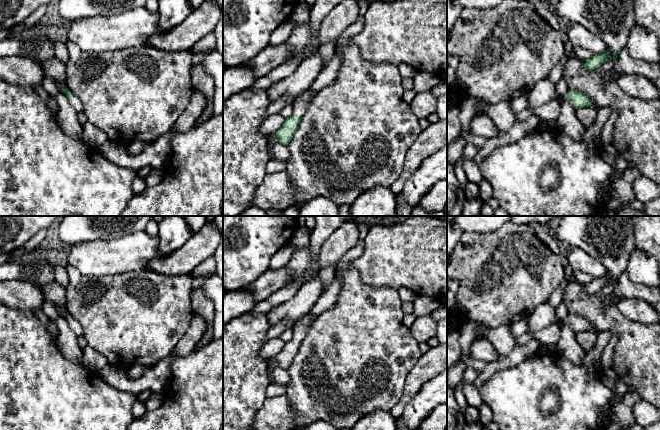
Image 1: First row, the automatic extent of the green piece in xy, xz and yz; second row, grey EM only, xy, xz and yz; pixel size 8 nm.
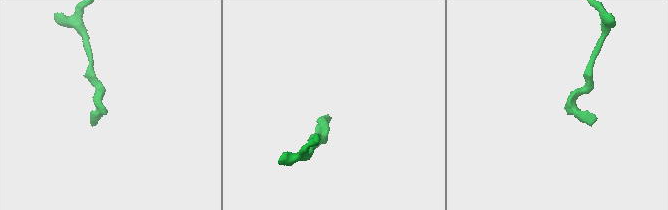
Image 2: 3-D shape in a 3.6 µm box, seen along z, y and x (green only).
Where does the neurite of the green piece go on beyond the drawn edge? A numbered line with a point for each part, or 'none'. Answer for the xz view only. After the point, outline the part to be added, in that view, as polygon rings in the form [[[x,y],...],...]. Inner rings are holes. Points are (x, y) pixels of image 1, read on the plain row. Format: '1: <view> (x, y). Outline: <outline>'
1: xz (300, 328). Outline: [[[307,313],[305,316],[301,317],[293,327],[293,338],[299,340],[300,342],[306,336],[309,326],[316,320],[316,317],[312,317]]]

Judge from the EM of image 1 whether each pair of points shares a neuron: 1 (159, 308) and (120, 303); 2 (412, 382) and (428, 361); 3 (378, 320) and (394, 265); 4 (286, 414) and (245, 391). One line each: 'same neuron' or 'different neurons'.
1: same neuron
2: same neuron
3: different neurons
4: different neurons

